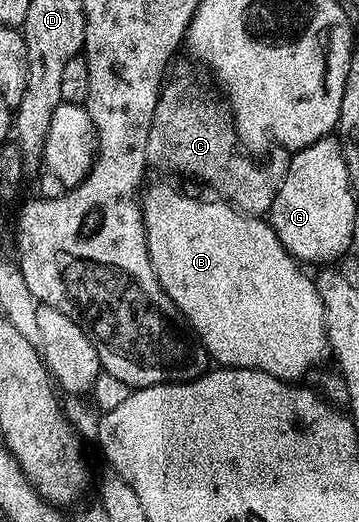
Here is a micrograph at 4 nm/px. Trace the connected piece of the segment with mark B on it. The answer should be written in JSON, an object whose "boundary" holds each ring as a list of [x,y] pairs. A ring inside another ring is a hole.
{"boundary":[[[151,189],[147,198],[145,193],[141,201],[147,231],[145,257],[151,260],[160,287],[195,328],[194,336],[216,366],[260,369],[279,381],[298,382],[298,377],[310,374],[311,365],[329,353],[323,301],[313,291],[312,280],[310,283],[295,259],[283,250],[266,220],[246,216],[222,200],[211,200],[215,201],[182,197],[175,189]]]}

